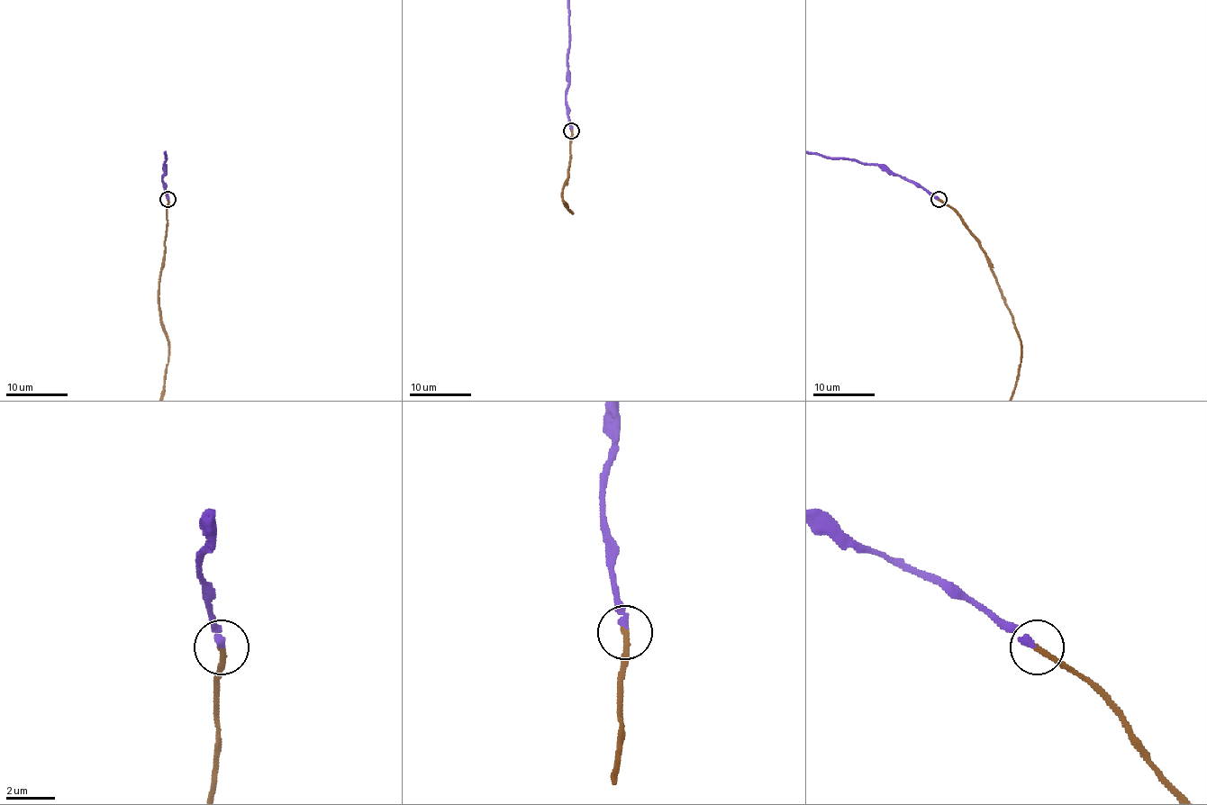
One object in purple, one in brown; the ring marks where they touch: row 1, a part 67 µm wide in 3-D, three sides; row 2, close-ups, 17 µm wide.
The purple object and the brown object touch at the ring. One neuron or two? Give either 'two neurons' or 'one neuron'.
one neuron

